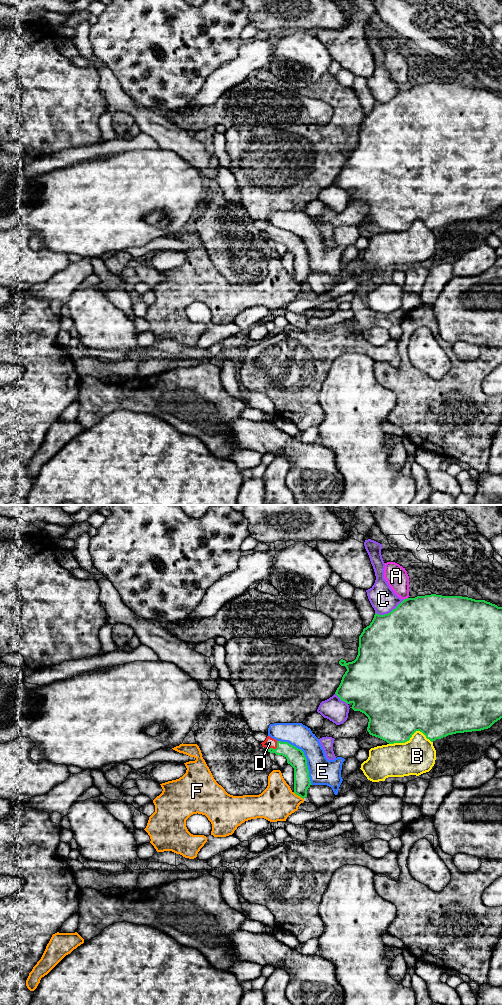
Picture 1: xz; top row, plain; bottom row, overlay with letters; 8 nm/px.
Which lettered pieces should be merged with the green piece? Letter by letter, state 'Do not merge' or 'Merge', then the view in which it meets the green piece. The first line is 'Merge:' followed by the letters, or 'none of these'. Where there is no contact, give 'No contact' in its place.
Merge: D
A: Do not merge. Touches green in xz
B: Do not merge. Touches green in xz
C: Do not merge. Touches green in xz
D: Merge. Touches green in xz
E: Do not merge. Touches green in xz
F: Do not merge. Touches green in xz

